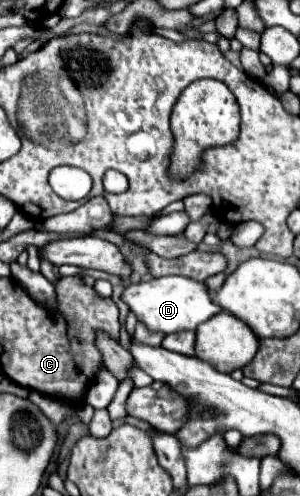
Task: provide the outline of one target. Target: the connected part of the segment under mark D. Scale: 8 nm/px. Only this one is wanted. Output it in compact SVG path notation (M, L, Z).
M180 275L158 277L148 283L132 283L124 289L122 301L136 315L136 319L148 327L148 331L164 333L164 335L184 329L196 329L202 321L222 311L218 305L212 303L208 287L204 283Z

